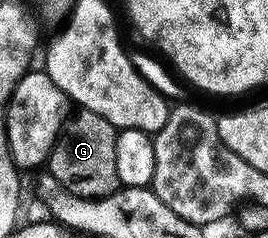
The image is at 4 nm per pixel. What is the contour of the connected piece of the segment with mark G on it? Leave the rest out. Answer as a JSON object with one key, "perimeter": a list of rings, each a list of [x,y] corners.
{"perimeter":[[[76,109],[63,123],[59,138],[47,159],[46,169],[69,192],[82,198],[104,198],[120,189],[117,176],[117,127],[97,112]]]}

